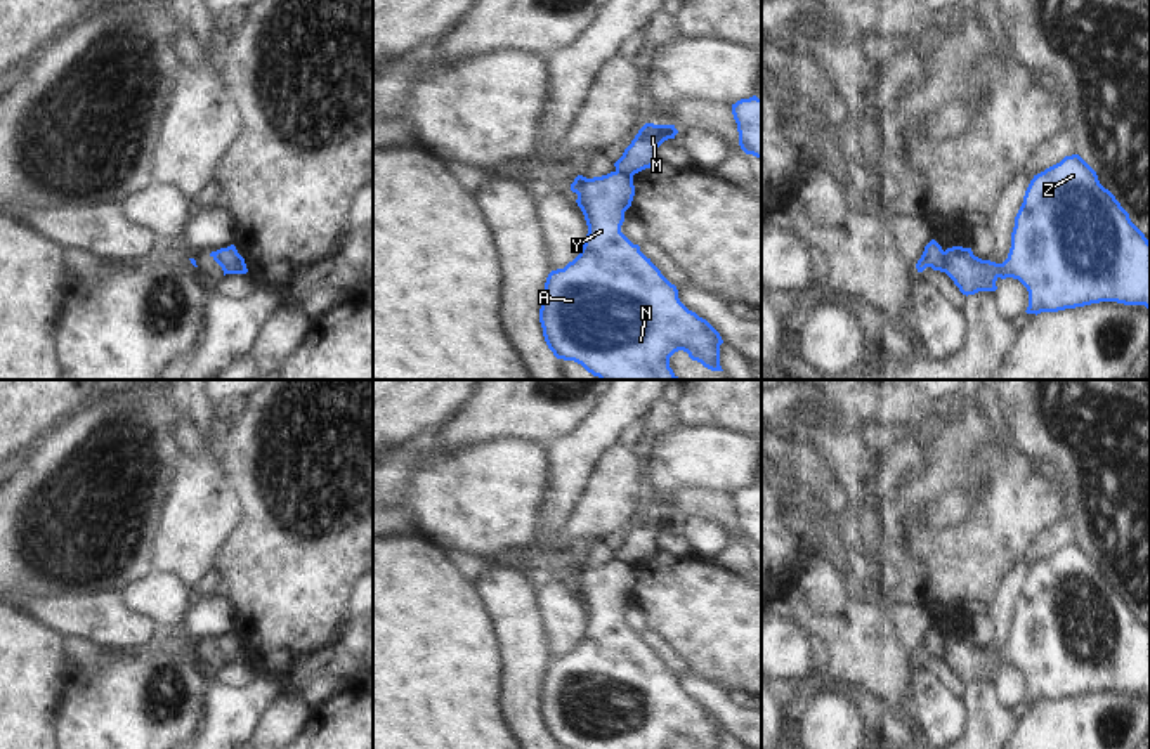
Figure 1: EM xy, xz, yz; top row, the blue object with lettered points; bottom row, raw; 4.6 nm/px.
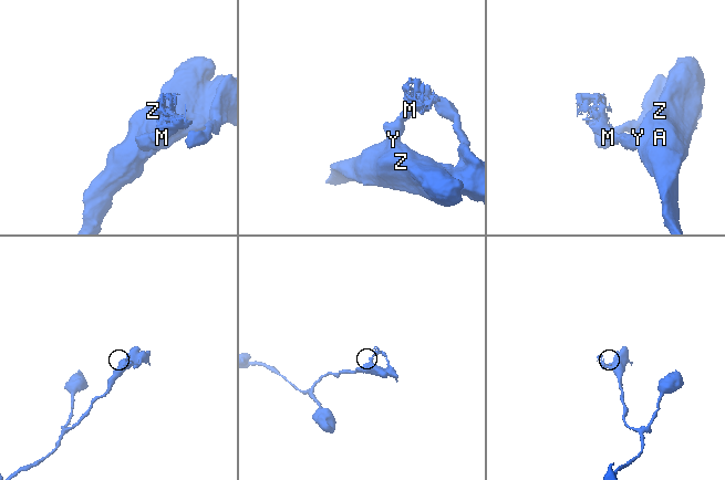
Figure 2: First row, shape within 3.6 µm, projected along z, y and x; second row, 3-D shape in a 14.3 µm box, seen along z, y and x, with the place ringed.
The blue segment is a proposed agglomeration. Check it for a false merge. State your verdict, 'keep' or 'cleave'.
cleave

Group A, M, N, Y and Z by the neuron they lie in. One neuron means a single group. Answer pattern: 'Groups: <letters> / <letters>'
Groups: A N Y Z / M

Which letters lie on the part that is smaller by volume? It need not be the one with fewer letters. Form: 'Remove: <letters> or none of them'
Remove: M

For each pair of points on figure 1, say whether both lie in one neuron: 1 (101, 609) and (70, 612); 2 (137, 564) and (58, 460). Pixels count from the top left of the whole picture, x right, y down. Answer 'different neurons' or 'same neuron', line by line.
1: same neuron
2: same neuron

